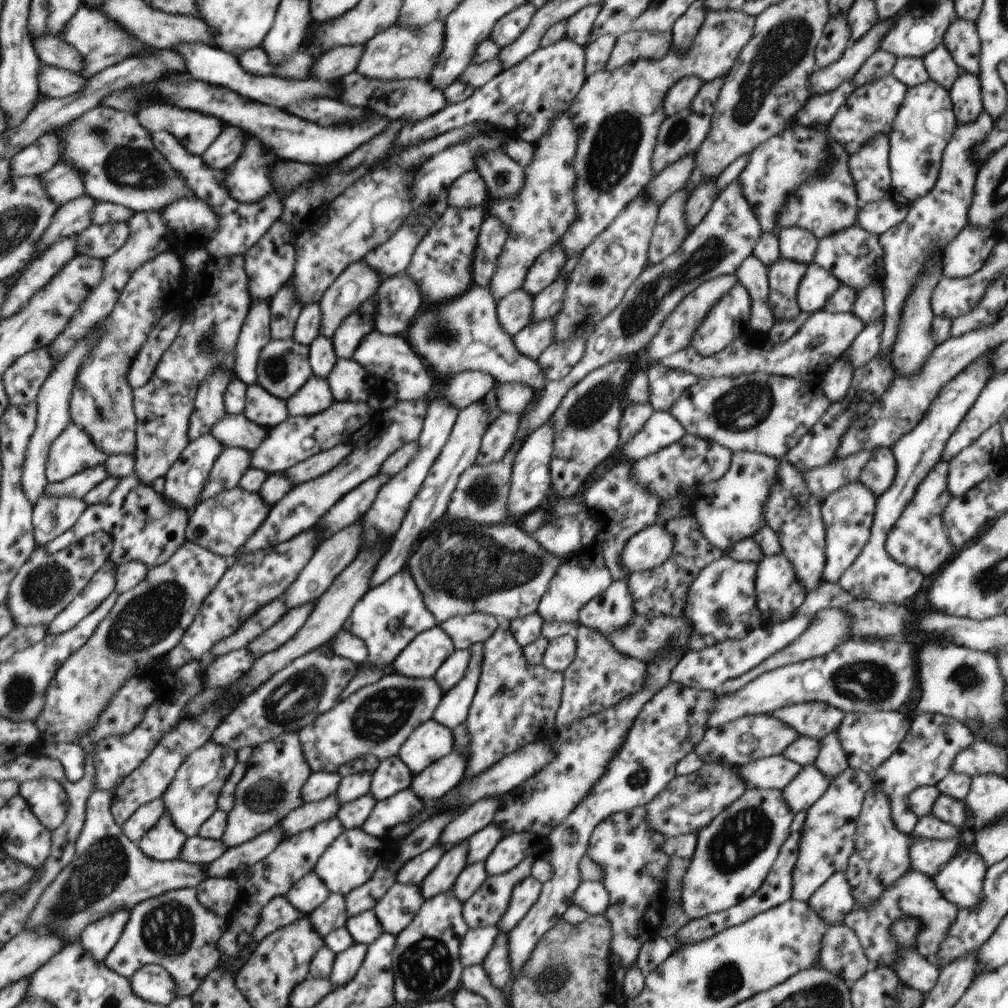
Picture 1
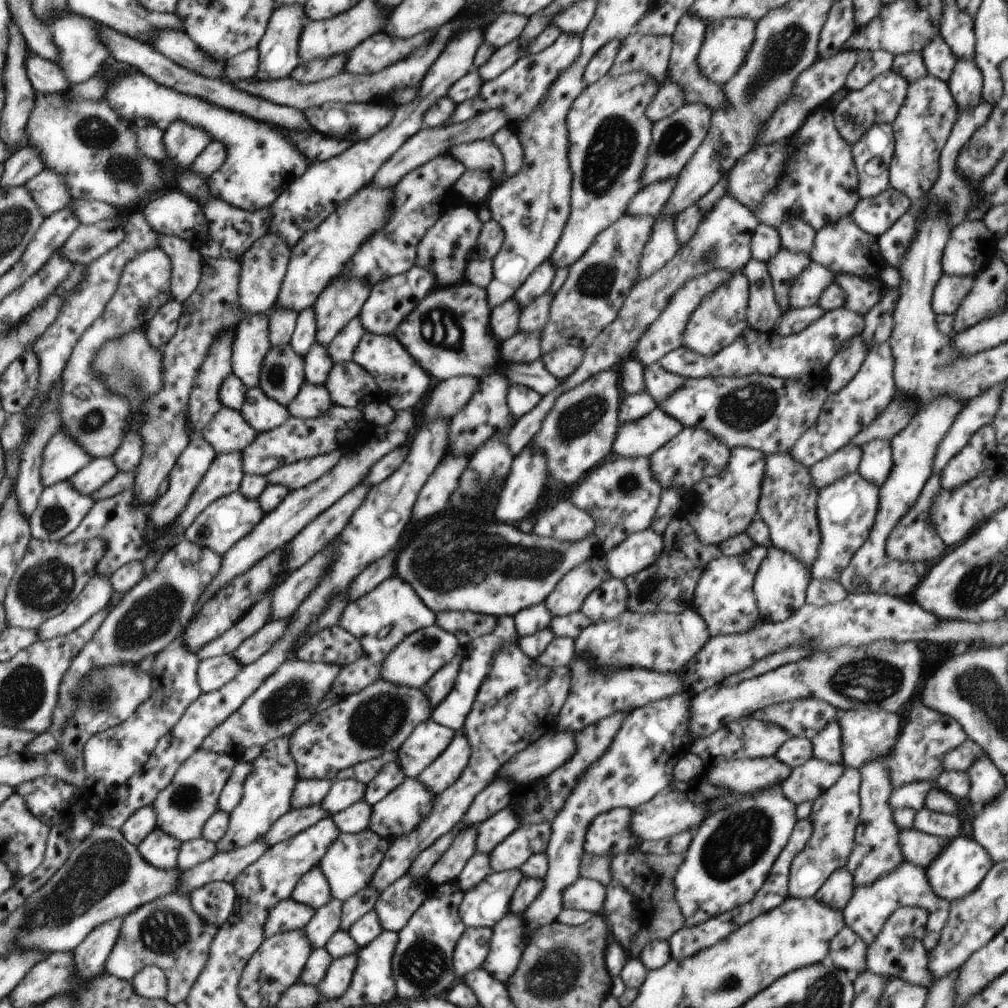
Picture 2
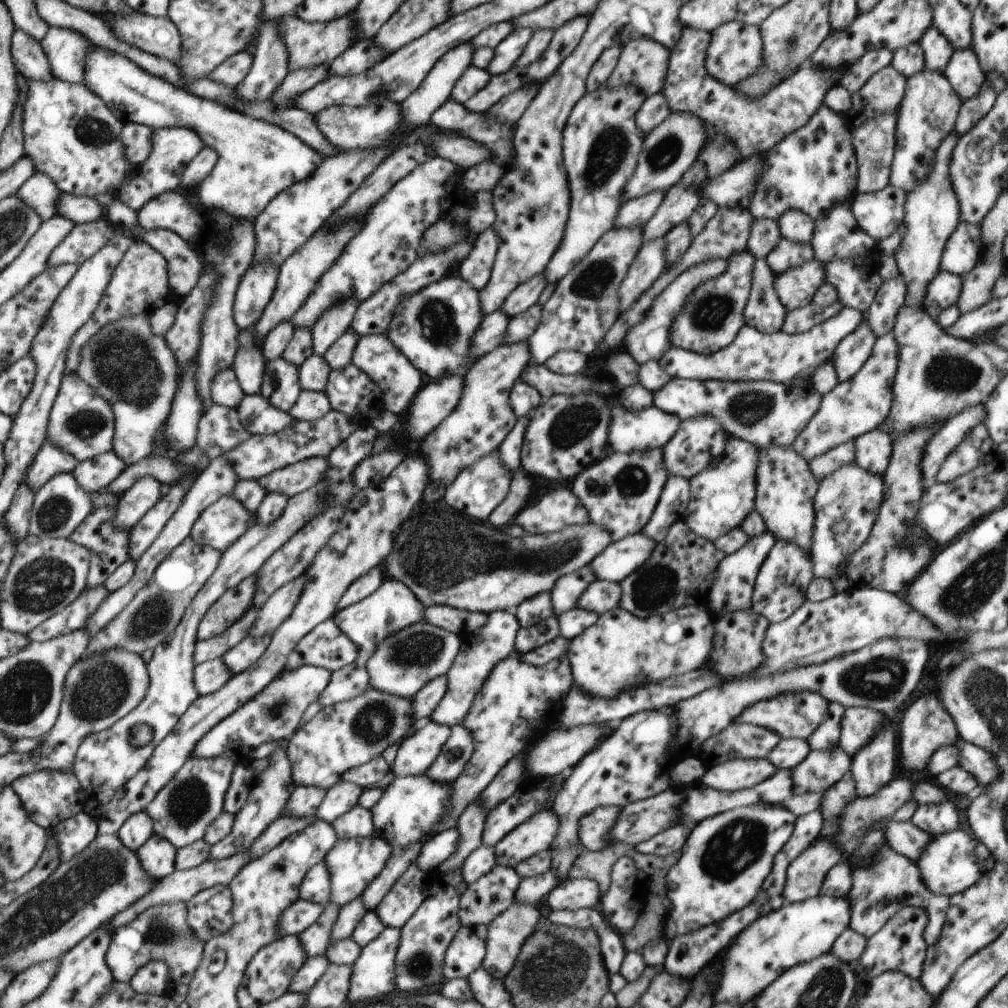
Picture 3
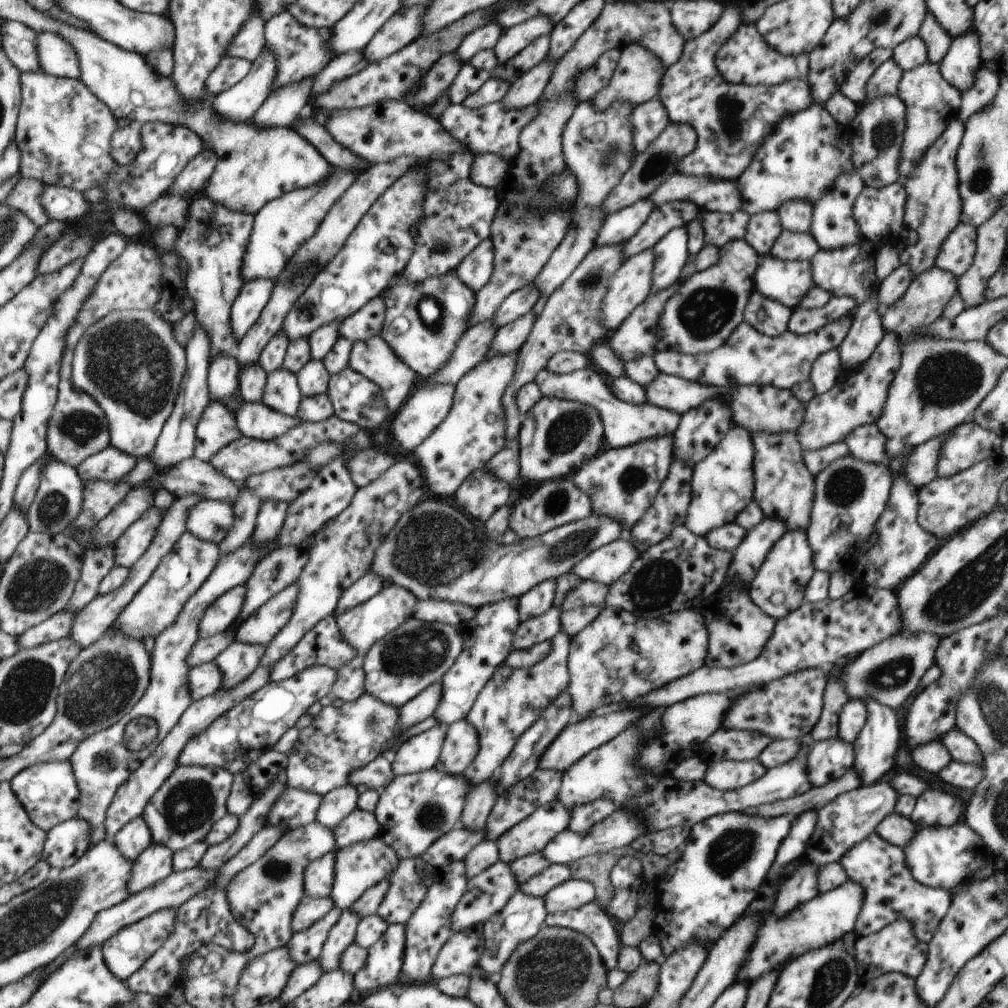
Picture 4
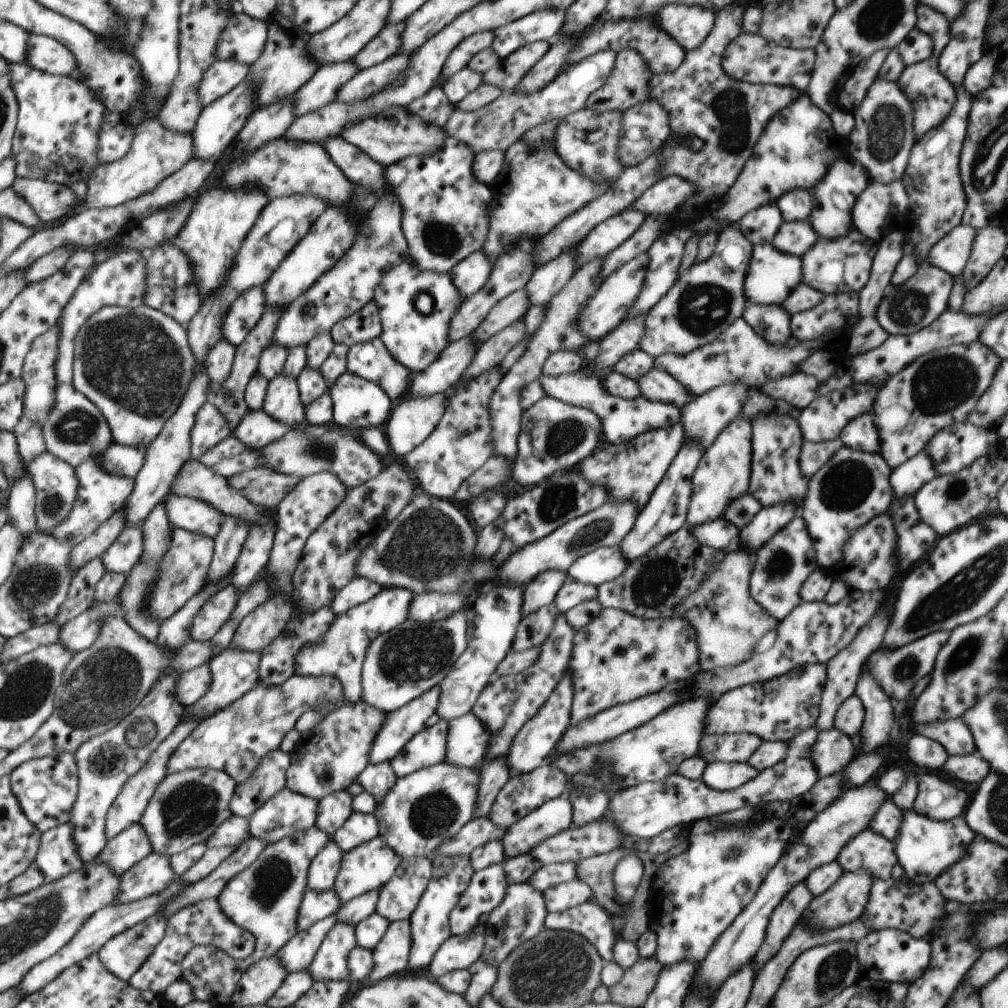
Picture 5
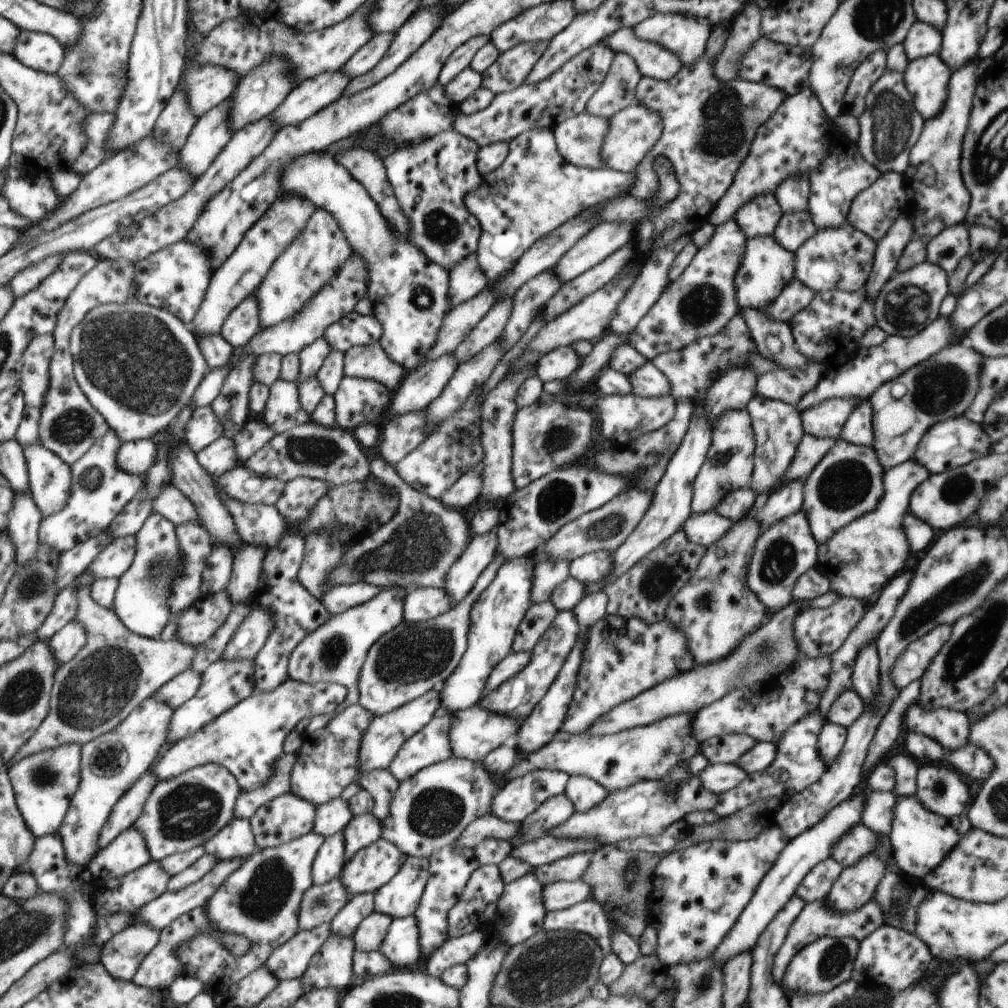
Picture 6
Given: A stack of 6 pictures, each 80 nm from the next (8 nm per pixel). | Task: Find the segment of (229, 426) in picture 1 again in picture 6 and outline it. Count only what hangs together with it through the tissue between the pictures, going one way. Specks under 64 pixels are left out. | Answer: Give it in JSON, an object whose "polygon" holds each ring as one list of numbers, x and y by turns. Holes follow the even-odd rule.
{"polygon":[[211,405,195,408,185,429,185,442,196,454,224,436,224,427,220,424]]}

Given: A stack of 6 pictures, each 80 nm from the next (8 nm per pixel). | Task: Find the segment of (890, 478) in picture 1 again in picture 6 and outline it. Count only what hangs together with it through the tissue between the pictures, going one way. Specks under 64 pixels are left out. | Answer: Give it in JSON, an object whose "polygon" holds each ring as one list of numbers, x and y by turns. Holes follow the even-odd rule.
{"polygon":[[862,400,859,406,850,413,839,439,856,446,873,446,873,408,868,400]]}

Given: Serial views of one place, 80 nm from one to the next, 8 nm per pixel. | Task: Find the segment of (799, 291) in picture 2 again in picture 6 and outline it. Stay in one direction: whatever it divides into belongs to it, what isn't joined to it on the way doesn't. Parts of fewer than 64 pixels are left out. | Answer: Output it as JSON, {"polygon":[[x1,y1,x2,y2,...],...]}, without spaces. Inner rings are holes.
{"polygon":[[772,236,748,239,744,258,735,276,736,302,742,309,752,307,766,310,782,292,782,289,795,278,795,254,782,248]]}

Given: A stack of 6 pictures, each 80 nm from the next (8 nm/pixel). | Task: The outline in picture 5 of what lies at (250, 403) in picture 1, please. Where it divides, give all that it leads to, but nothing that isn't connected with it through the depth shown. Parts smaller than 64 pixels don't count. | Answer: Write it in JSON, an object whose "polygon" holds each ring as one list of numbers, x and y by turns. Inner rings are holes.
{"polygon":[[263,408,250,409,239,420,233,434,247,447,261,450,267,444,280,440,296,426,273,419]]}

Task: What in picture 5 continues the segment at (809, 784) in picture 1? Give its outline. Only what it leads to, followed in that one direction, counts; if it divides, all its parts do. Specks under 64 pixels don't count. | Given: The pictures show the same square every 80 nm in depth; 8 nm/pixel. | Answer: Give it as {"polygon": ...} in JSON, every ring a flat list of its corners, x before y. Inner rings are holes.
{"polygon":[[836,728,820,731,811,752,819,779,840,773,854,757,855,748,851,738]]}

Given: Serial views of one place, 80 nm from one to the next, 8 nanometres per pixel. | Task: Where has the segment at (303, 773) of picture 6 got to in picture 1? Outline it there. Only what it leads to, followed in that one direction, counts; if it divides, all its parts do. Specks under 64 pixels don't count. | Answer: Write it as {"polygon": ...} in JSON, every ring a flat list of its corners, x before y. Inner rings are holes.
{"polygon":[[394,672,359,688,299,730,309,767,314,773,336,773,340,766,356,757,374,755,382,760,397,755,411,732,433,718,442,695,443,690,434,677,409,679]]}

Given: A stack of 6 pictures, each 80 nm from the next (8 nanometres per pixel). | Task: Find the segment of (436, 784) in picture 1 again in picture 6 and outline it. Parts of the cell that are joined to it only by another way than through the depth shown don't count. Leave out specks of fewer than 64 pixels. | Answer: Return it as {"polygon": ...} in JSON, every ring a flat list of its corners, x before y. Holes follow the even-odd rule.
{"polygon":[[477,704,466,710,456,711,450,714,450,717,449,741,453,756,480,762,495,748,502,745,507,747,514,745,514,738,517,735,519,726,523,722,513,717,489,713,481,709]]}

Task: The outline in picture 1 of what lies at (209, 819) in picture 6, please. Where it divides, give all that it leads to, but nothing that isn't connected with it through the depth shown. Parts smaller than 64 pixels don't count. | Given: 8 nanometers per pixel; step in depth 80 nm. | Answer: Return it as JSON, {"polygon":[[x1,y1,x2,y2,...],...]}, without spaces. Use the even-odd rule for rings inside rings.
{"polygon":[[211,738,190,753,163,794,165,812,171,814,176,828,187,838,198,835,203,824,218,810,217,800,230,771,237,763,236,753,233,748,222,746]]}

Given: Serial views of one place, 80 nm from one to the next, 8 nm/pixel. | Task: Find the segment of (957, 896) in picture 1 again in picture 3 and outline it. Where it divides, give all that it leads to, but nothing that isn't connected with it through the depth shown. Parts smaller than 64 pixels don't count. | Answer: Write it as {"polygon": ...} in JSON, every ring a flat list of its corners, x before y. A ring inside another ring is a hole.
{"polygon":[[956,829,941,835,934,835,933,841,923,850,917,862,922,880,932,893,940,892,948,898,956,892,964,892,976,884,995,862,990,856,991,852,976,838,971,838,965,831]]}

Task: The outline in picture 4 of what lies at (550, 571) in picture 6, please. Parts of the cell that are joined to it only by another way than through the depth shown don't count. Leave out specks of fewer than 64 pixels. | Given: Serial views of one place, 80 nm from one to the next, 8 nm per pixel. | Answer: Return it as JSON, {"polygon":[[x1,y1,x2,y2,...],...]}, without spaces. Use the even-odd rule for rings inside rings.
{"polygon":[[546,581,535,586,518,599,519,619,525,621,540,615,553,607,556,581]]}

